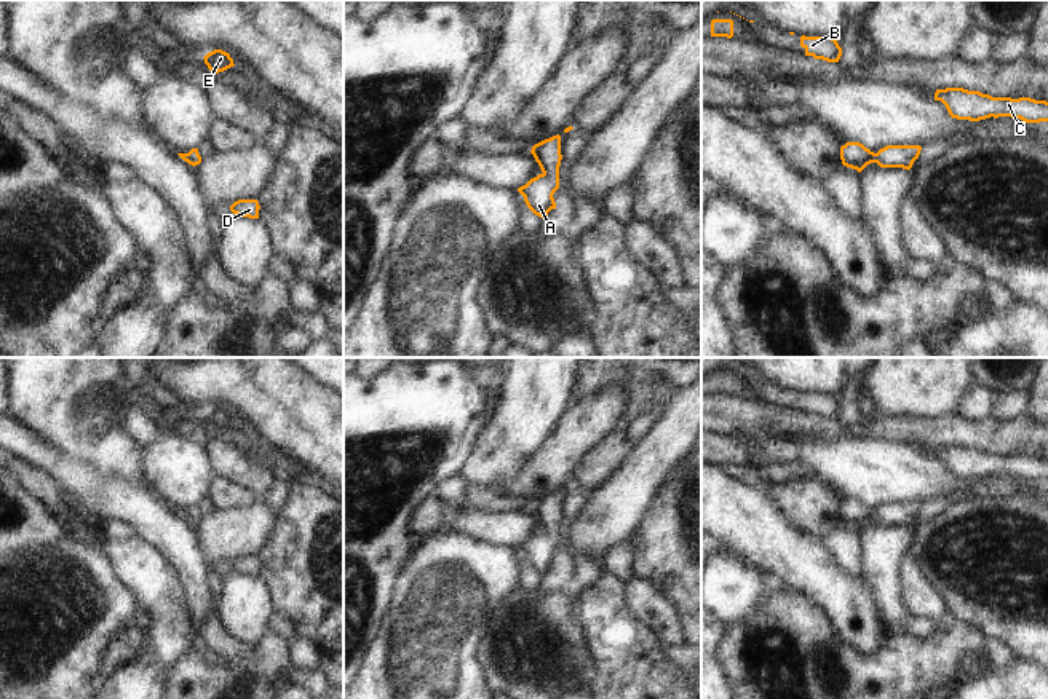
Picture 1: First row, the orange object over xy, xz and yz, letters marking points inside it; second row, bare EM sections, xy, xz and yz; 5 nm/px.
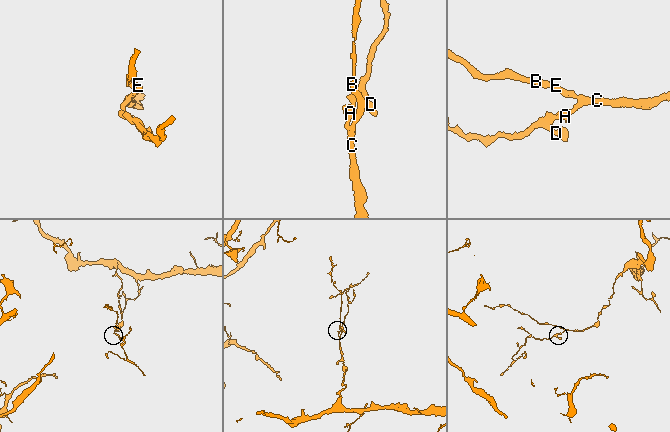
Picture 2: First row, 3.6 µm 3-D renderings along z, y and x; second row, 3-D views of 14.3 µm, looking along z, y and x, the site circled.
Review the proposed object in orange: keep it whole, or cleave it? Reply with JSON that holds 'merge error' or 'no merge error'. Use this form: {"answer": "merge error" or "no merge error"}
{"answer": "no merge error"}

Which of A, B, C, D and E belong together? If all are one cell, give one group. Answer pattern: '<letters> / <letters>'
A B C D E

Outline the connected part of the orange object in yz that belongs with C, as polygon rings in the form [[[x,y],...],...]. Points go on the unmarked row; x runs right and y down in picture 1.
[[[963,445],[936,447],[935,458],[941,458],[949,472],[957,477],[979,479],[986,476],[1011,474],[1026,480],[1048,479],[1048,460],[1030,455],[992,455]]]

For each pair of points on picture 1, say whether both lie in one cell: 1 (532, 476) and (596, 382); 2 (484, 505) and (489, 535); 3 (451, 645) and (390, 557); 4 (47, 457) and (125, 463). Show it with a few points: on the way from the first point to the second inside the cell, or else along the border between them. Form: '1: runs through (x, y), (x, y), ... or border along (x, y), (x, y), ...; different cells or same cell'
1: border along (606, 385), (571, 404); different cells
2: border along (465, 508), (488, 513), (523, 511); different cells
3: border along (417, 538), (400, 573), (393, 600), (389, 607); different cells
4: border along (48, 441), (64, 454), (87, 460), (114, 476); different cells

